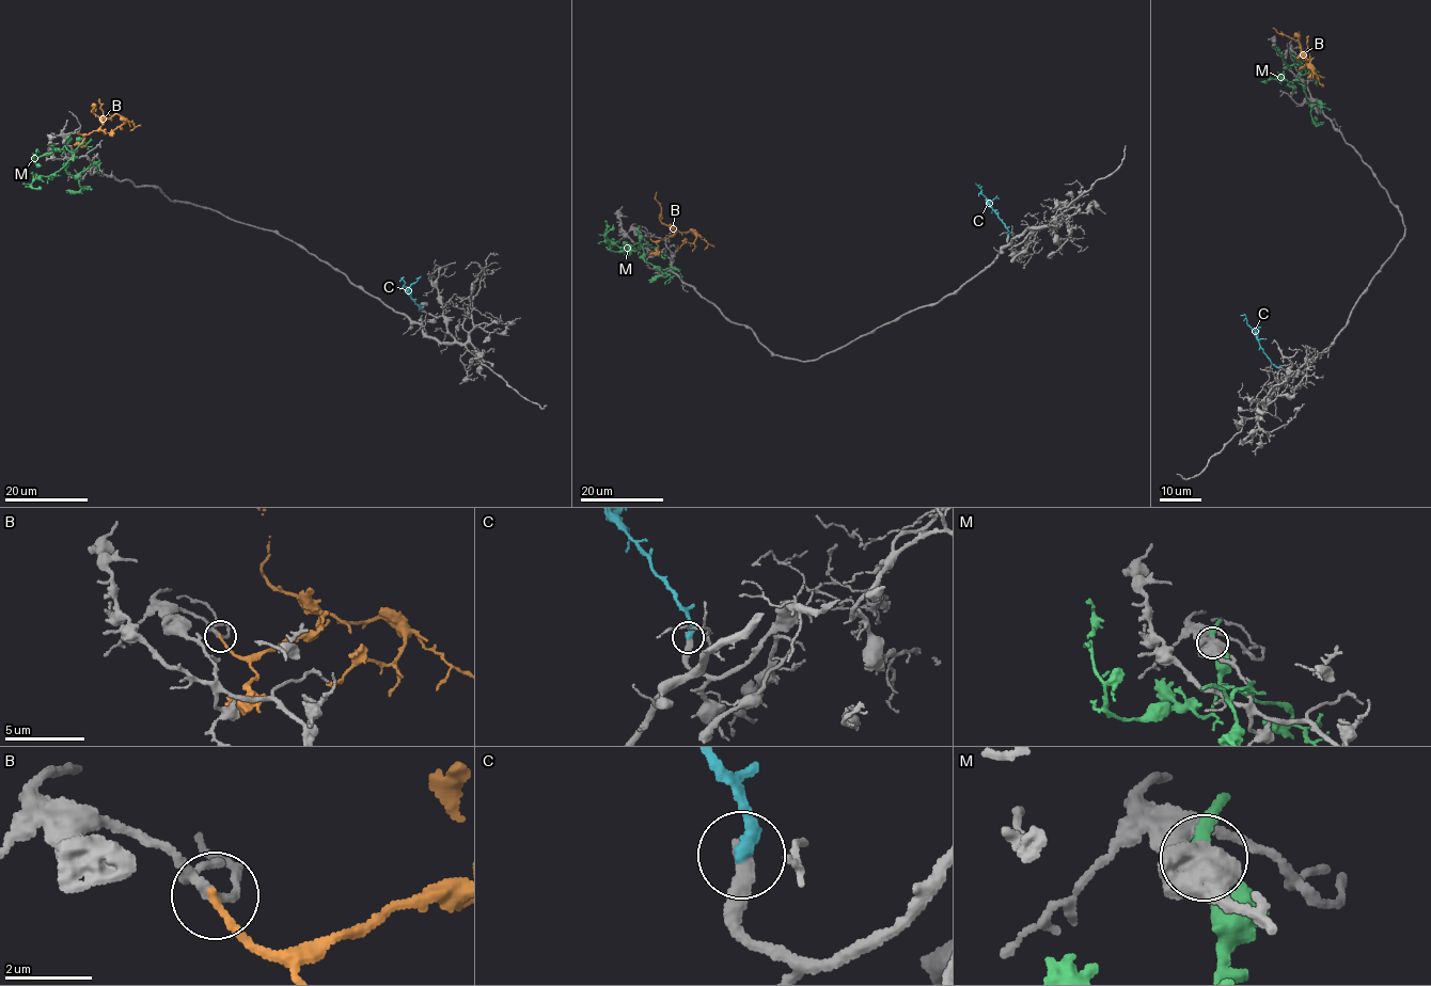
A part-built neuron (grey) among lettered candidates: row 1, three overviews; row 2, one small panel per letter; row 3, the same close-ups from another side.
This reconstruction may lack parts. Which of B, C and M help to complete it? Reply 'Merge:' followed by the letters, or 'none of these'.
Merge: none of these

